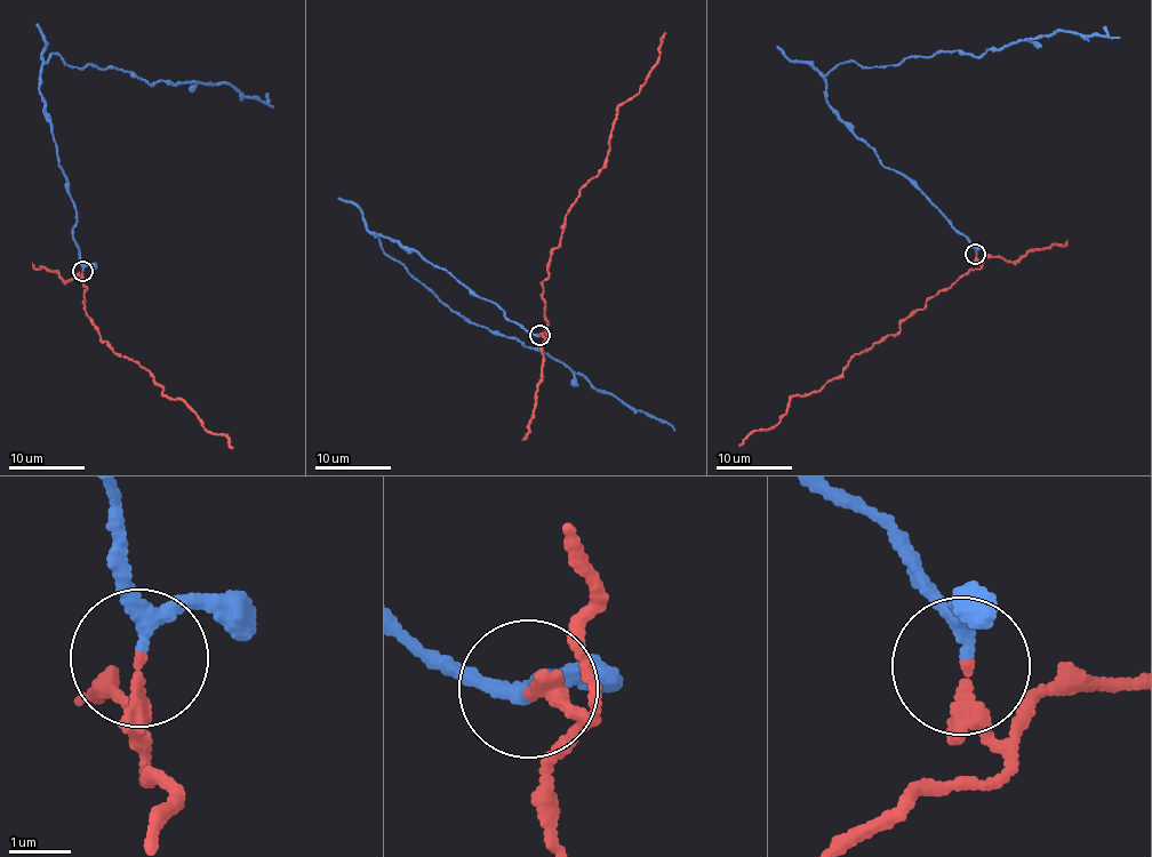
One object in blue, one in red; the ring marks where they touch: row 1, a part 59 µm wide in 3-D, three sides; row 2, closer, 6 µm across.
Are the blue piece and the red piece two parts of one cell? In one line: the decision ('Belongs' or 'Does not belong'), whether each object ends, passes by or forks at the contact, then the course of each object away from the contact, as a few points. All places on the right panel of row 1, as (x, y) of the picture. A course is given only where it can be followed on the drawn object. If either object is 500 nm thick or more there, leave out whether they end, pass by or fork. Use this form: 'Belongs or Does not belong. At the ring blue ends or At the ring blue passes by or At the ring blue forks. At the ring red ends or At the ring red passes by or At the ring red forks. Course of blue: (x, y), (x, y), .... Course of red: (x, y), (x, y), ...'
Does not belong. At the ring blue passes by. At the ring red passes by. Course of blue: (975, 254), (829, 105), (824, 77), (844, 62), (980, 55), (1063, 30), (1119, 38). Course of red: (975, 254), (982, 266), (914, 311), (896, 334), (853, 355), (818, 391), (792, 397), (780, 422), (741, 443)

